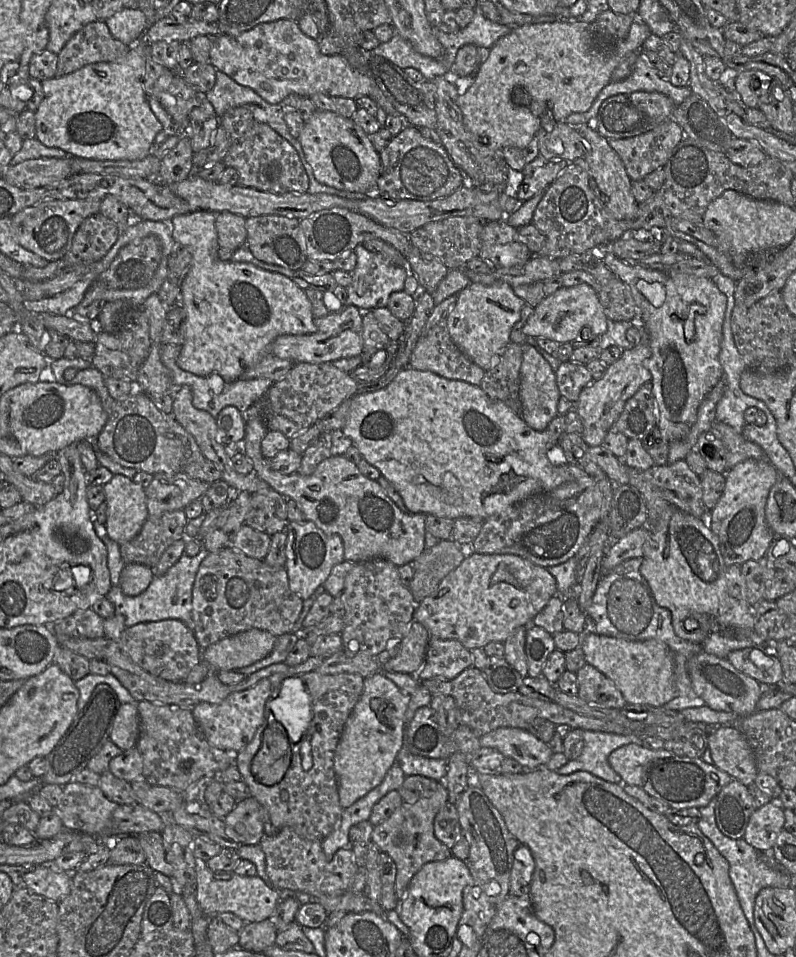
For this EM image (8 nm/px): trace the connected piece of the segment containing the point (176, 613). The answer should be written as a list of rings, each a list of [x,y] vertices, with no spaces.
[[[201,539],[201,550],[196,556],[190,557],[184,553],[164,575],[154,576],[149,587],[137,596],[125,595],[120,585],[112,586],[107,594],[107,599],[114,605],[116,614],[124,617],[126,628],[139,623],[177,619],[194,631],[192,618],[193,586],[200,564],[208,553],[204,546],[204,540]]]

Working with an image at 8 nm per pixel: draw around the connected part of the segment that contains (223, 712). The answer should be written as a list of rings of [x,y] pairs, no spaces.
[[[310,656],[304,663],[290,667],[286,672],[261,679],[252,687],[234,692],[219,703],[199,703],[193,707],[192,715],[209,744],[231,754],[237,754],[254,738],[257,729],[263,723],[267,702],[272,693],[279,689],[282,681],[288,677],[316,671],[323,661],[321,657]]]

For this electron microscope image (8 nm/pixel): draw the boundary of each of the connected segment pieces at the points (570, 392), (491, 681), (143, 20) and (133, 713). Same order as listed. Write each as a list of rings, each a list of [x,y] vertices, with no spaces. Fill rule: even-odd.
[[[561,362],[555,372],[559,393],[565,399],[576,403],[584,388],[593,382],[593,377],[584,364]]]
[[[488,657],[486,667],[482,670],[490,688],[496,693],[517,692],[522,685],[522,676],[504,659]]]
[[[123,8],[104,22],[115,39],[132,46],[156,19],[147,18],[139,9]]]
[[[121,704],[109,739],[123,751],[136,746],[139,736],[140,717],[137,704]]]

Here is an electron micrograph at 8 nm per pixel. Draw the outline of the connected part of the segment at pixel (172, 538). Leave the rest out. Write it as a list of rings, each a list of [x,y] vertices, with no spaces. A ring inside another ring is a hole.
[[[184,509],[148,516],[140,533],[134,539],[119,544],[124,563],[154,568],[172,543],[186,538],[187,522]]]

